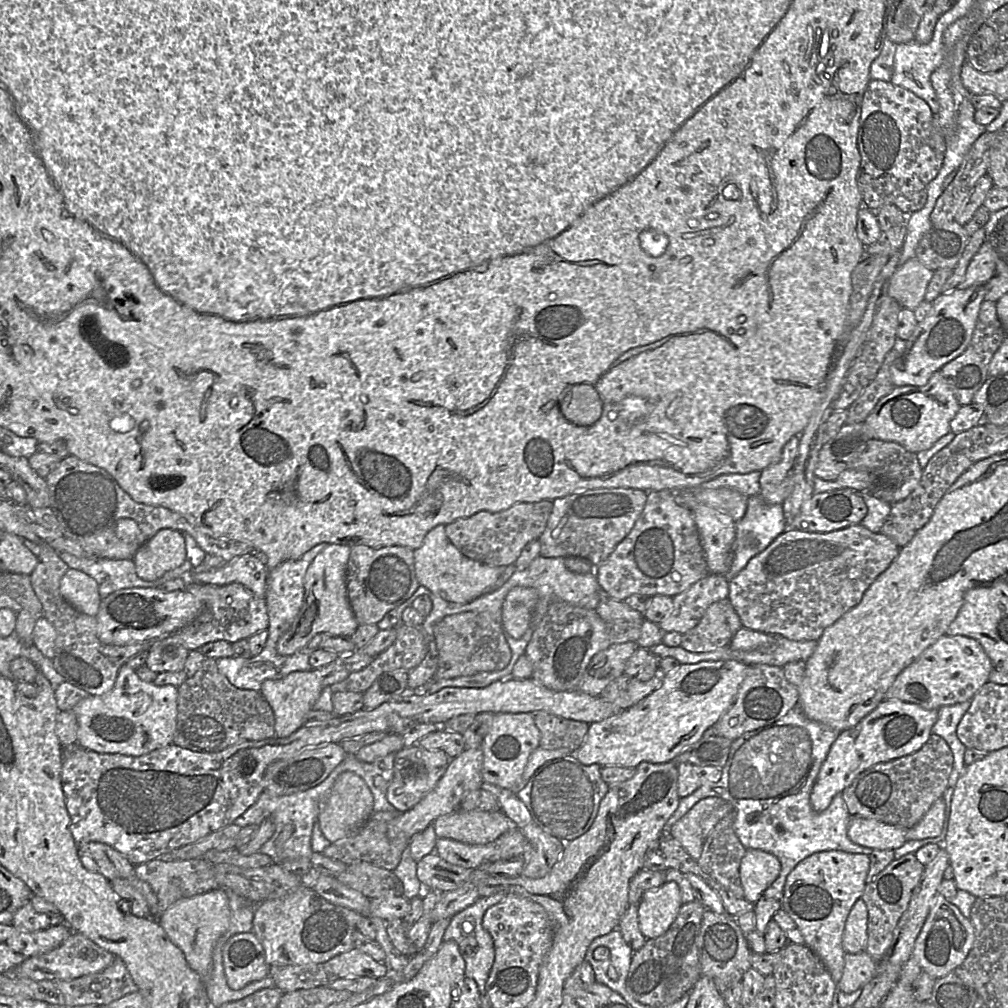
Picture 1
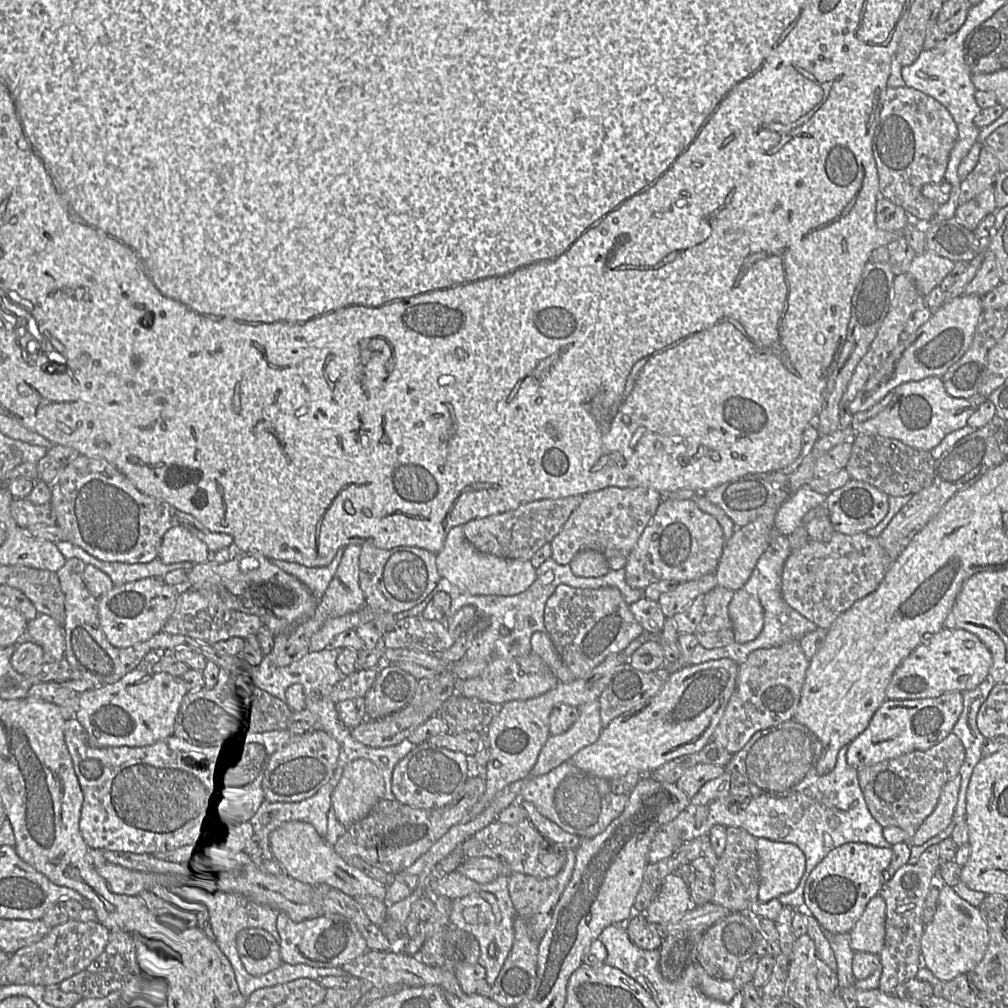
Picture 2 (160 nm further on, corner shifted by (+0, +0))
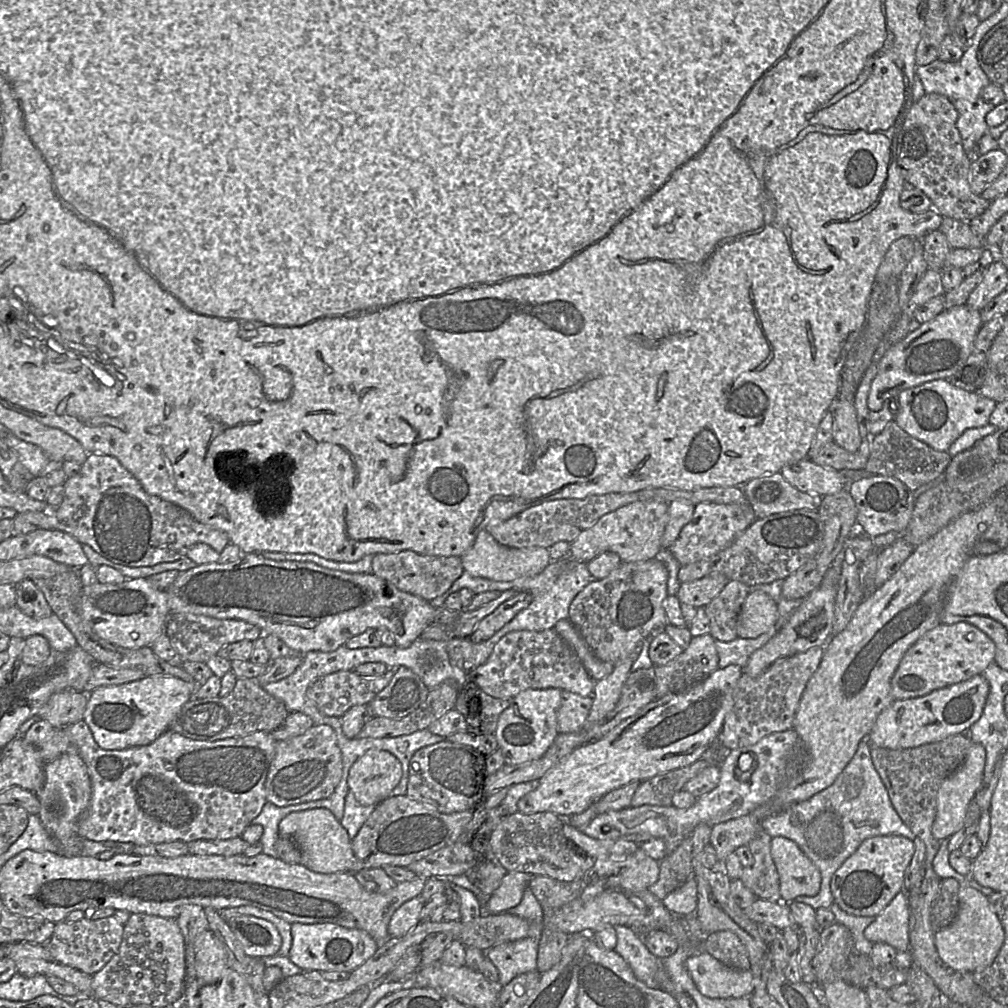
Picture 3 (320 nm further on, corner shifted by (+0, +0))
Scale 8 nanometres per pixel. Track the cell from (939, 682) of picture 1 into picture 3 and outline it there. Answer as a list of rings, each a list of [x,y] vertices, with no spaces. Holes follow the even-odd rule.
[[[939,623],[922,635],[904,654],[891,680],[895,700],[925,696],[934,690],[982,675],[995,662],[994,642],[980,629],[967,623]]]

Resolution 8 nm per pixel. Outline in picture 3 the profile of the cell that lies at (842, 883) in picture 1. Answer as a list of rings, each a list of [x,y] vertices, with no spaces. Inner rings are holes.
[[[885,835],[865,839],[831,878],[833,904],[850,915],[876,917],[898,893],[905,891],[905,872],[914,852],[914,842],[904,836]]]

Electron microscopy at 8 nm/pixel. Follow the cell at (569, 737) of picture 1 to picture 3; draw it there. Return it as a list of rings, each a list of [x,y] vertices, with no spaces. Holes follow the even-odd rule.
[[[562,691],[558,709],[559,733],[573,733],[584,726],[593,703],[592,696],[583,697],[569,691]]]

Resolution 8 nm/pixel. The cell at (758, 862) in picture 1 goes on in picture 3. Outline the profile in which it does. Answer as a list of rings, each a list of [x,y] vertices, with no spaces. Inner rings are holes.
[[[772,837],[771,856],[779,875],[781,901],[815,896],[821,888],[821,873],[798,845],[785,837]]]

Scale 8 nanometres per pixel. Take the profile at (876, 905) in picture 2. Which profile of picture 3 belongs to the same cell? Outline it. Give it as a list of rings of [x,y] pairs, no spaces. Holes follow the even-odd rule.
[[[902,891],[864,930],[864,937],[873,944],[887,943],[893,946],[897,952],[908,951],[910,949],[910,916],[908,894]]]

